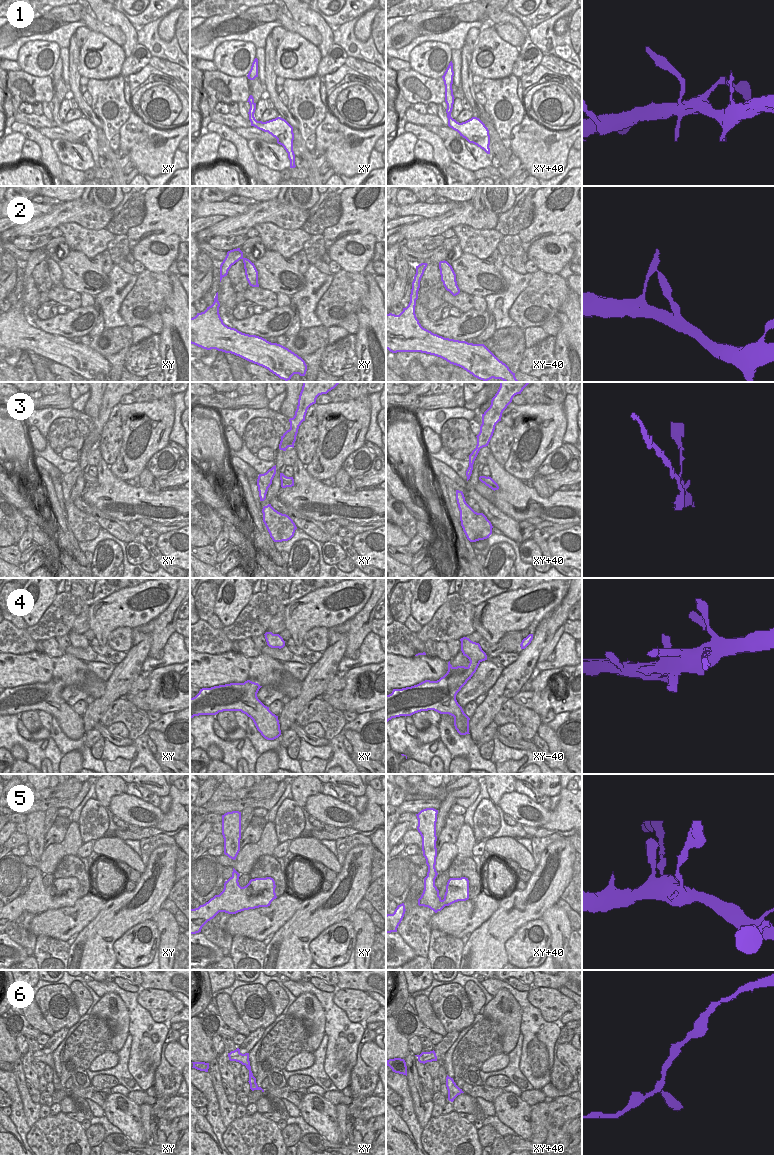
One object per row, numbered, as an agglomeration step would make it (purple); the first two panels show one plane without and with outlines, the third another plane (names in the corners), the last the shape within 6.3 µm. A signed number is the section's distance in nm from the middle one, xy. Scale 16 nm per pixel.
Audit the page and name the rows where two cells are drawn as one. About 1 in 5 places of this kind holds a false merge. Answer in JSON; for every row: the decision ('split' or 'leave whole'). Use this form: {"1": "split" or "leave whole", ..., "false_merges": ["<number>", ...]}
{"1": "split", "2": "leave whole", "3": "leave whole", "4": "leave whole", "5": "leave whole", "6": "leave whole", "false_merges": ["1"]}

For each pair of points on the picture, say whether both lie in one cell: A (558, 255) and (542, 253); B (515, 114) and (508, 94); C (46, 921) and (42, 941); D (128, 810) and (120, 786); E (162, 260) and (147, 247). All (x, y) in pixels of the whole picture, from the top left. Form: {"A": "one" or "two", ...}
{"A": "one", "B": "one", "C": "two", "D": "two", "E": "one"}

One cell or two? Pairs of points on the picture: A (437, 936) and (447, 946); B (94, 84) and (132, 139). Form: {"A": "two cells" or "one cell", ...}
{"A": "one cell", "B": "two cells"}

